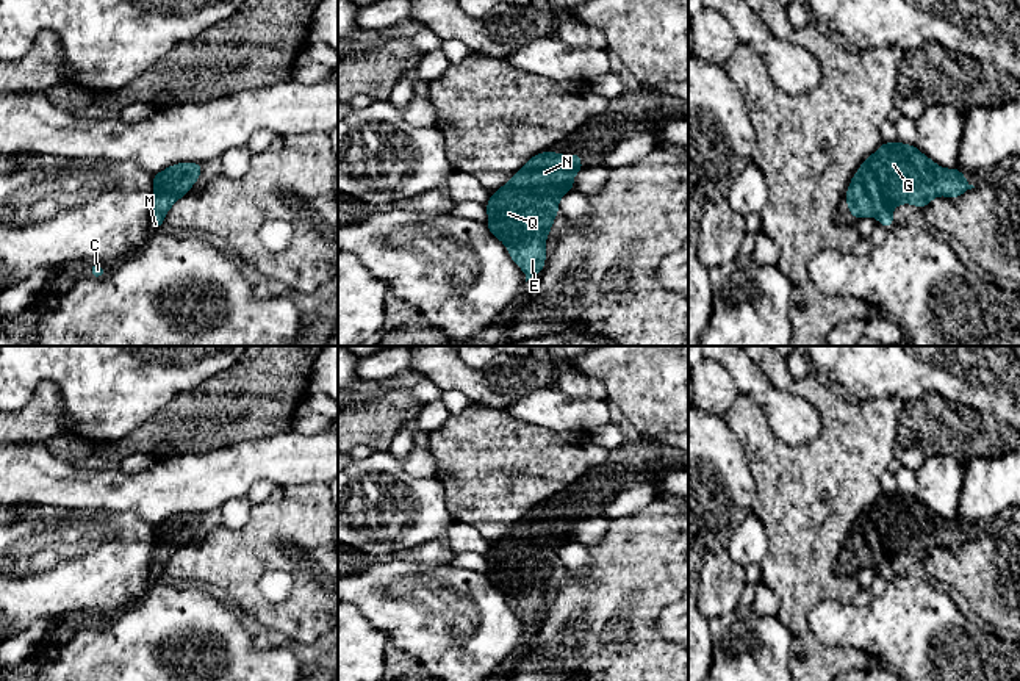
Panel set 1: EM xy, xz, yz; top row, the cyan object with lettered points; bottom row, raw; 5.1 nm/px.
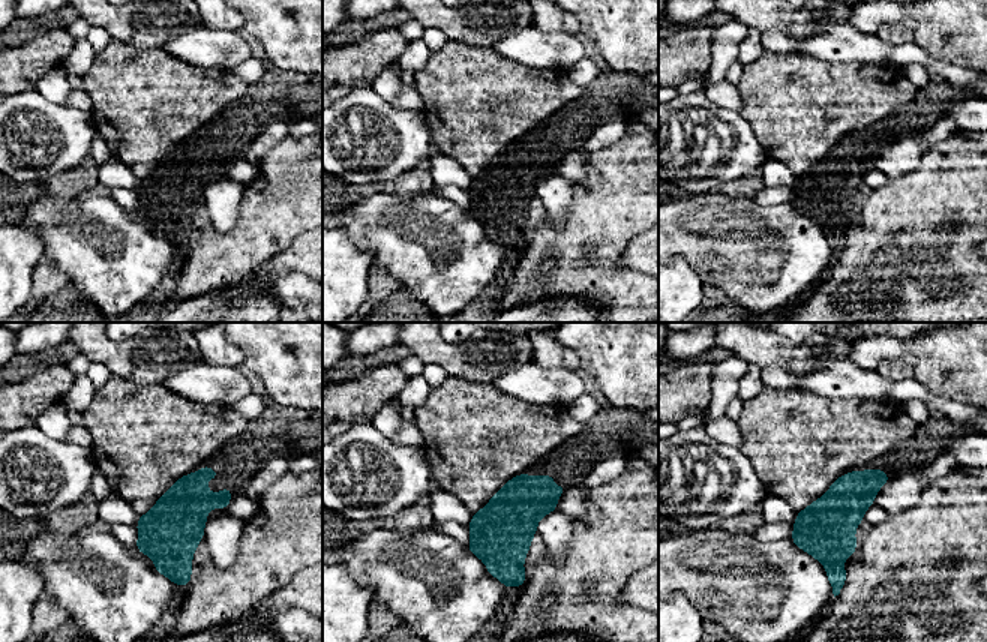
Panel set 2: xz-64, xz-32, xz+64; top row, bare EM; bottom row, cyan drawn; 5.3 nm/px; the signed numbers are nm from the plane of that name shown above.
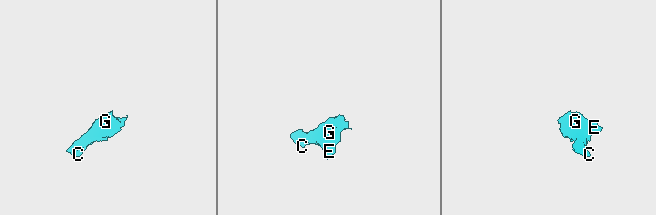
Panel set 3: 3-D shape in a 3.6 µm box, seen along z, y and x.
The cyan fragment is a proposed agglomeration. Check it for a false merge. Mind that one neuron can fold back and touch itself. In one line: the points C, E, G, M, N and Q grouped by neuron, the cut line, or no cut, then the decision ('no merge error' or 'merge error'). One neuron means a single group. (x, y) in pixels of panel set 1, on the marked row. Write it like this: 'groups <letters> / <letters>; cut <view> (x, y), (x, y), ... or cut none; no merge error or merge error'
groups C E G M N Q; cut none; no merge error

